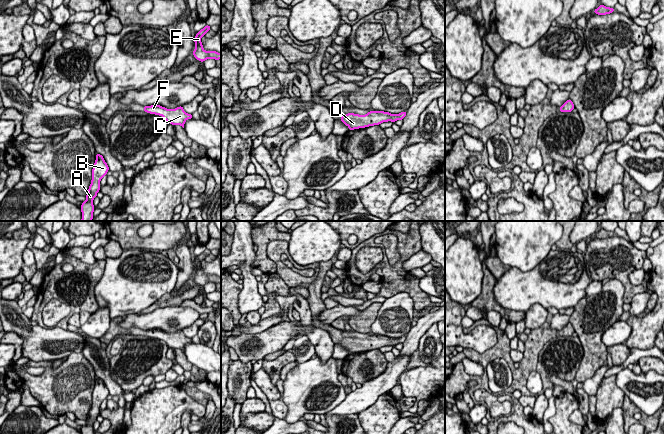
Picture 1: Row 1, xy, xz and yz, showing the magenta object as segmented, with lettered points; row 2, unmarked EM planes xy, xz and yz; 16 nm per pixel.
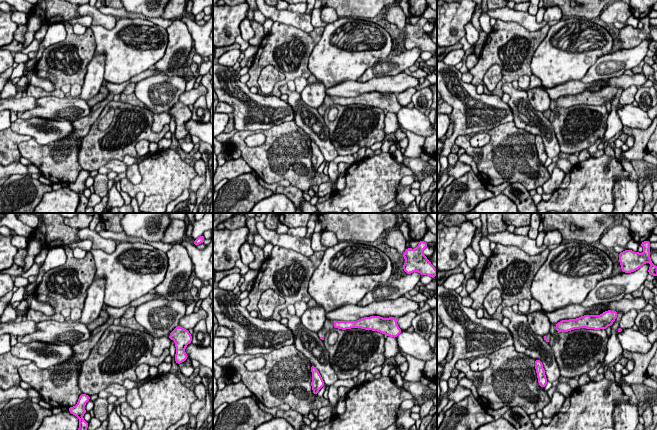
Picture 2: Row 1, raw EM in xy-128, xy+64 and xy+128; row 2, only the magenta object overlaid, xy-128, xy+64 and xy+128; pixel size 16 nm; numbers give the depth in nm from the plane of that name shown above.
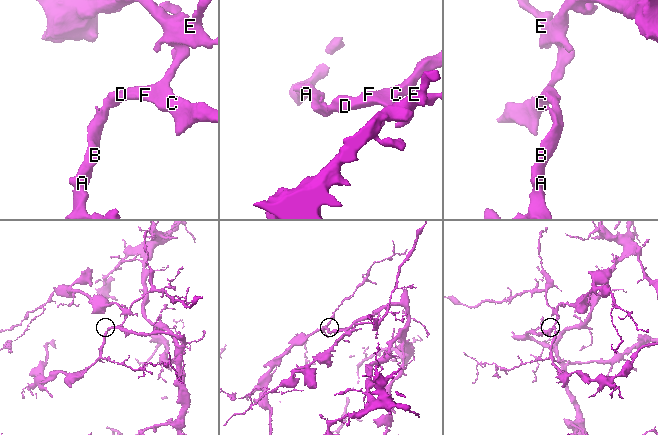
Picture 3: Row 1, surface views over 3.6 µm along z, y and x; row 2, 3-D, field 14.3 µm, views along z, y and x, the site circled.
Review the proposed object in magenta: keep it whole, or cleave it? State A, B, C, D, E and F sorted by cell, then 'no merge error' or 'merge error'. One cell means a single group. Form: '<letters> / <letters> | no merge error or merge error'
A B C D E F | no merge error

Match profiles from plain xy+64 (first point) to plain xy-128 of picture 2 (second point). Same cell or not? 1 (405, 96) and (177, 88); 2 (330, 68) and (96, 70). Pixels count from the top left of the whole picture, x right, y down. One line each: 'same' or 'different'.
1: different
2: different

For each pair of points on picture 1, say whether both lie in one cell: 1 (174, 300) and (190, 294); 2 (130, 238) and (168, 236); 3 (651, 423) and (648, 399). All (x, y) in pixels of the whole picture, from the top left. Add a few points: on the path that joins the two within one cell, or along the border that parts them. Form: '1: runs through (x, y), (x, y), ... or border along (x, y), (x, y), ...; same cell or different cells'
1: runs through (178, 299), (186, 296); same cell
2: runs through (139, 242), (159, 240); same cell
3: border along (631, 401), (646, 414), (653, 415); different cells

